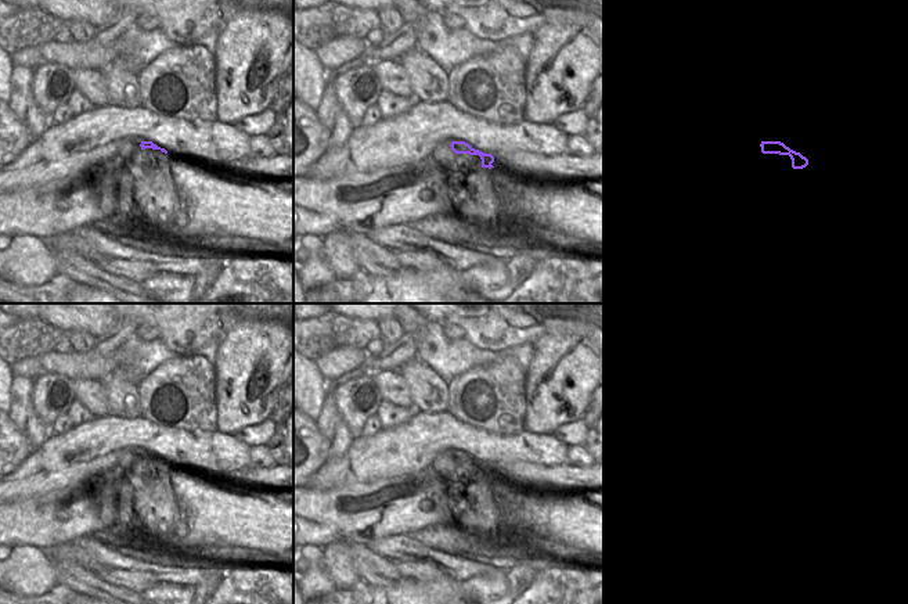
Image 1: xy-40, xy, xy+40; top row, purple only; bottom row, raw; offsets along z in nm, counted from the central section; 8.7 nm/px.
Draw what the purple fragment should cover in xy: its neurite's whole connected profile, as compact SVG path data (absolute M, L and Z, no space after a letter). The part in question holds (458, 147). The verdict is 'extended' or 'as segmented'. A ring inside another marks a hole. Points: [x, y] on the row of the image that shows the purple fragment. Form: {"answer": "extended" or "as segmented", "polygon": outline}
{"answer": "as segmented", "polygon": "M451 141L450 147L455 154L479 155L482 159L482 168L494 168L491 165L494 162L494 157L491 154L484 154L479 150L475 150L465 141Z"}

